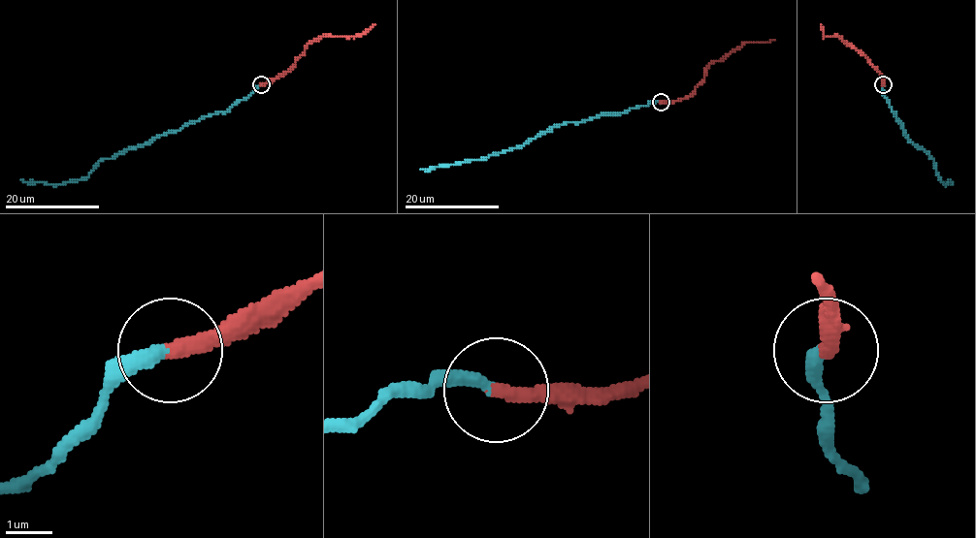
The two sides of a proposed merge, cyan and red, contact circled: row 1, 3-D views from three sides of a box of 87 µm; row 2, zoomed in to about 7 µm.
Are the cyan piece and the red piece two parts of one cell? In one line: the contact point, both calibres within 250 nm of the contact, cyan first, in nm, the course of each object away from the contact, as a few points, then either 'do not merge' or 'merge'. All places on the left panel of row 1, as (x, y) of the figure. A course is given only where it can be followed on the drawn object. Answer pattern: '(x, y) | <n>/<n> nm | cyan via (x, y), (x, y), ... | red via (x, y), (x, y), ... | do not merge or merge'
(261, 84) | 280/320 nm | cyan via (261, 85), (224, 111), (204, 115), (102, 159), (84, 177), (58, 184), (21, 180) | red via (261, 85), (281, 77), (312, 42), (328, 36), (358, 37), (374, 25) | merge

